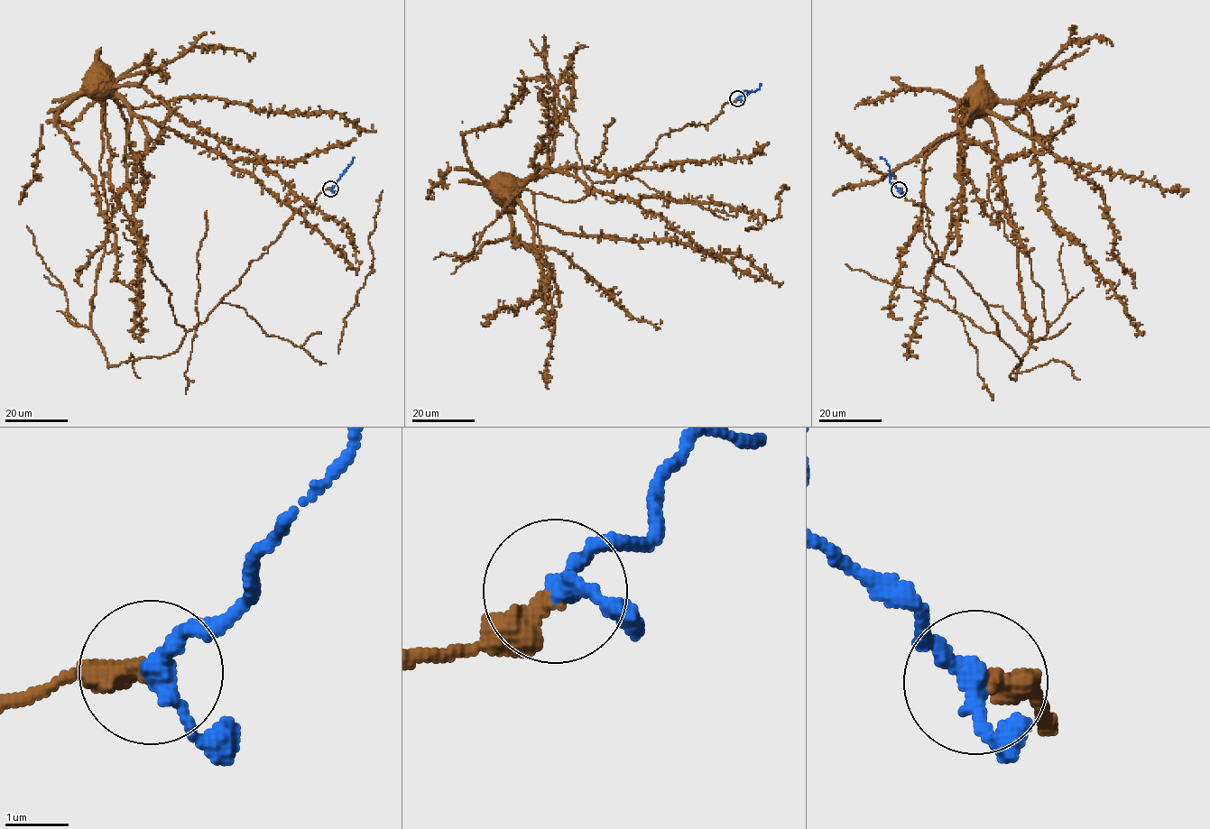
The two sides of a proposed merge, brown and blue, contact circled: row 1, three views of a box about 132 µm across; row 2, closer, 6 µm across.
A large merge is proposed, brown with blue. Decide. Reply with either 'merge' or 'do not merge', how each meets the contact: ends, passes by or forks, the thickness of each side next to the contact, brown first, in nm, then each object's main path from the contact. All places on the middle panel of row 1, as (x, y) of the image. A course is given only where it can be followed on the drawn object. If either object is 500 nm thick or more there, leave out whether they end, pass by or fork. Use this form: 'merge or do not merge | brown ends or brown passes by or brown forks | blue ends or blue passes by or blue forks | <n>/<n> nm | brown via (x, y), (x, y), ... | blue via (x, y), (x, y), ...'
merge | brown ends | blue passes by | 380/280 nm | brown via (737, 98), (582, 199), (521, 189), (498, 217), (514, 212), (502, 184) | blue via (737, 98), (745, 90), (755, 91), (760, 83)

